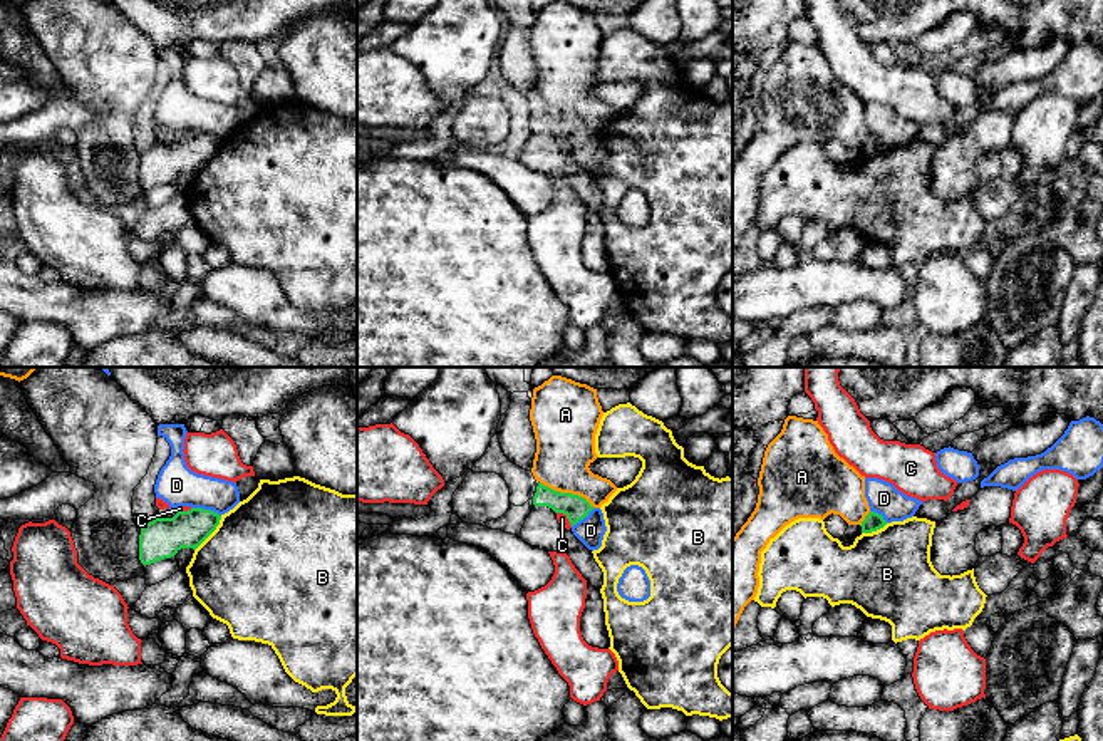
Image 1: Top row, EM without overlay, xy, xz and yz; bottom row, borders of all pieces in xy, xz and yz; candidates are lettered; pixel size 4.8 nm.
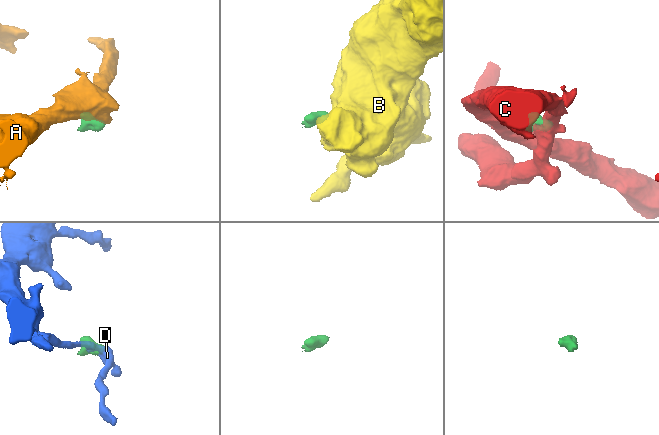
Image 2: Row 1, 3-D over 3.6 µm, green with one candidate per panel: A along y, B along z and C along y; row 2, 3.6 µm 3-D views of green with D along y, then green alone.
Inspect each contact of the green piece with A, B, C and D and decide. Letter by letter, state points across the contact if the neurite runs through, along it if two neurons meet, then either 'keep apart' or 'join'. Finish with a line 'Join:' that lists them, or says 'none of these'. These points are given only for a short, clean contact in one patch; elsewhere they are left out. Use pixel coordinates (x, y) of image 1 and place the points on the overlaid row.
A: border along xz (540, 481), (560, 492), (577, 493), (594, 507); keep apart
B: border along xy (222, 517), (217, 528), (195, 550); keep apart
C: border along xz (557, 512), (572, 525); keep apart
D: border along xy (191, 507), (213, 510), (220, 517); keep apart
Join: none of these

